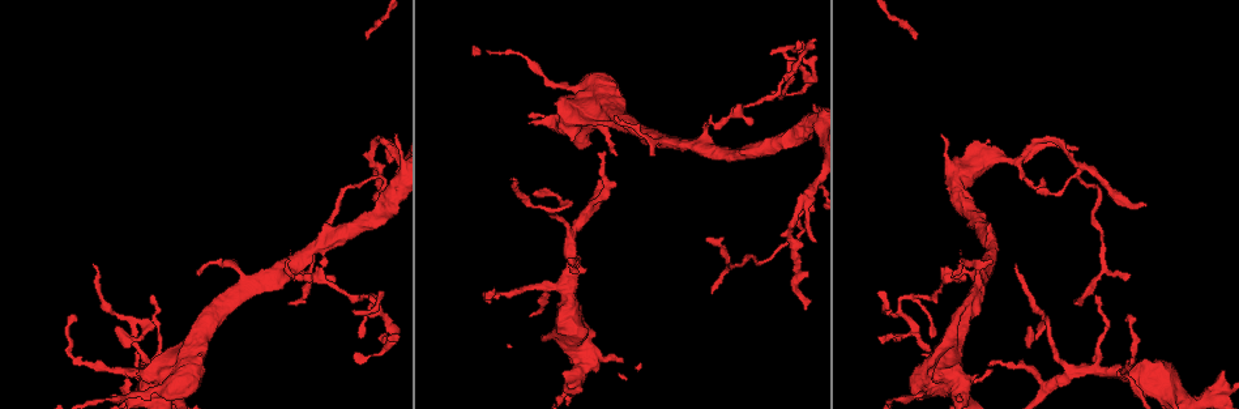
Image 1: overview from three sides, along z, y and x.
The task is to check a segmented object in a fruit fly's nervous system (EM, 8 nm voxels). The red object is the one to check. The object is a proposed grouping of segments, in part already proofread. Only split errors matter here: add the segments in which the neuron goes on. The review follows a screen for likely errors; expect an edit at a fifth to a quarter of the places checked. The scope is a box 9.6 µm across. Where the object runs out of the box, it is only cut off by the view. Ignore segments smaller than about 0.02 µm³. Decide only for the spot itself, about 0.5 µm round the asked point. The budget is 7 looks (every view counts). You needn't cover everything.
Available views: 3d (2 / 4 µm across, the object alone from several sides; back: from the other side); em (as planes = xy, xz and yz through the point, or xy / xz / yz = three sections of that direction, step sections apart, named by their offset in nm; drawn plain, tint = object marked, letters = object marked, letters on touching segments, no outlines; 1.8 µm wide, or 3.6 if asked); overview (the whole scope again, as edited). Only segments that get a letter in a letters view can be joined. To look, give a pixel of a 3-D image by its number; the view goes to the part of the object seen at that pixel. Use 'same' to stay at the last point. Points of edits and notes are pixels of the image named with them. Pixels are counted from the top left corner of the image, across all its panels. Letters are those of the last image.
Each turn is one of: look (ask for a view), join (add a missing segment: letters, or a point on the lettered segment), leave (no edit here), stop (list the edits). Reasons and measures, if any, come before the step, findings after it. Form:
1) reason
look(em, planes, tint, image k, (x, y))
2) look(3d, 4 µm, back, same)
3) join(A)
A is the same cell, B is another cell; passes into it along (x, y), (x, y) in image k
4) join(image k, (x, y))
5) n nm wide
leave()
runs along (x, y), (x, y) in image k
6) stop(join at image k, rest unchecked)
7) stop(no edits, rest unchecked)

thin end
look(3d, 4 µm, back, image 1, (798, 46))

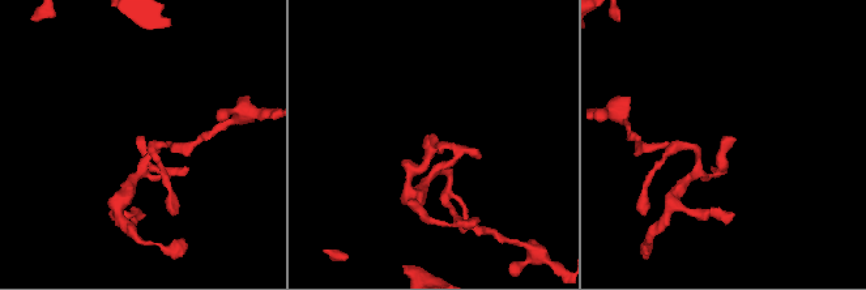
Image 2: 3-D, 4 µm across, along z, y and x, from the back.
shape alone is not enough
look(em, planes, letters, image 2, (433, 139))

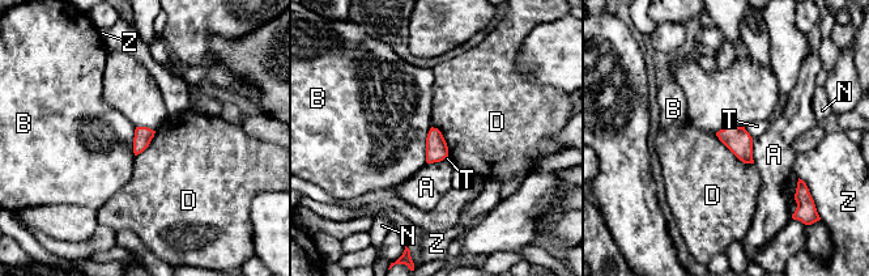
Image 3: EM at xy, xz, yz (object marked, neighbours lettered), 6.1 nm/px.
leave()
A, B, D, N, T and Z are other cells; border along (715, 134), (740, 160), (753, 164) in image 3; no lettered segment goes on from it

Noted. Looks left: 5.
look(3d, 4 µm, image 1, (571, 261))

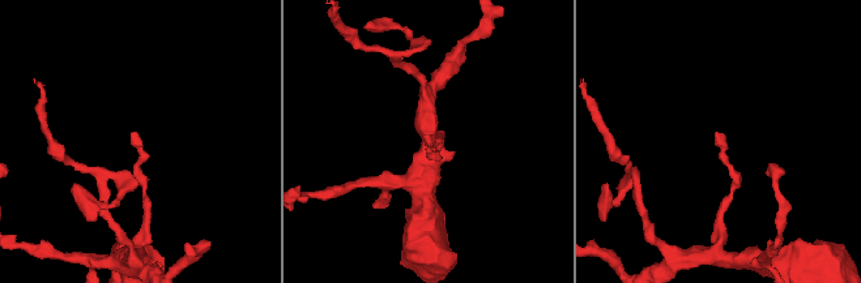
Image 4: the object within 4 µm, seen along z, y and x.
need the tissue
look(em, planes, letters, image 4, (424, 138))

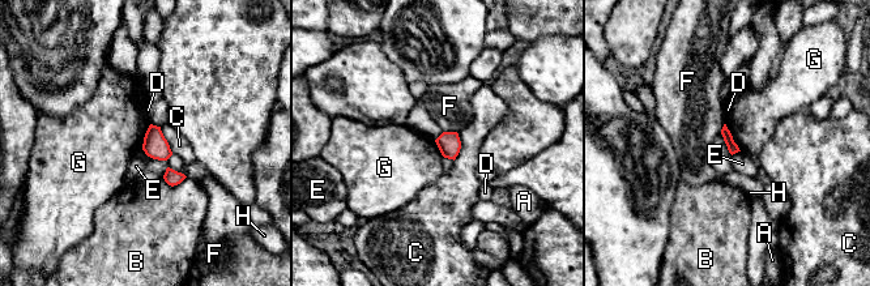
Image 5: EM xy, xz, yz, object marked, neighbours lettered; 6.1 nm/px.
leave()
A, B, C, D, E, F, G and H are other cells; border along (725, 123), (733, 141), (741, 150) in image 5; no lettered segment goes on from it

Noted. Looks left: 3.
tapers out
look(em, planes, tint, image 1, (1017, 268))

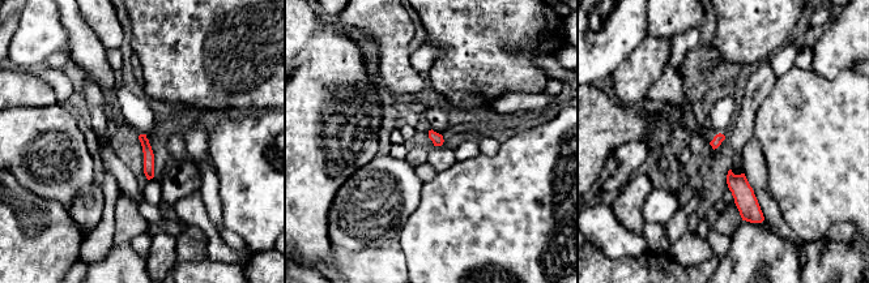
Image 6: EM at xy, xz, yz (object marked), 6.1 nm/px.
what lies round it
look(em, planes, letters, same)

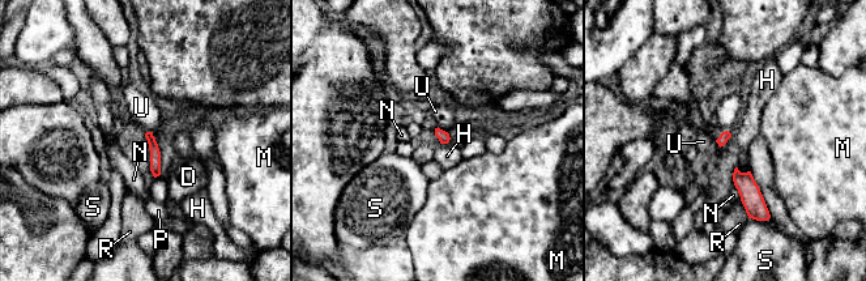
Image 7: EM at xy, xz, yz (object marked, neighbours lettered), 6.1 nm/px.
leave()
D, H, M, N, P, R, S and U are other cells; no lettered segment goes on from it

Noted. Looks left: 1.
stop(no edits, rest unchecked)

